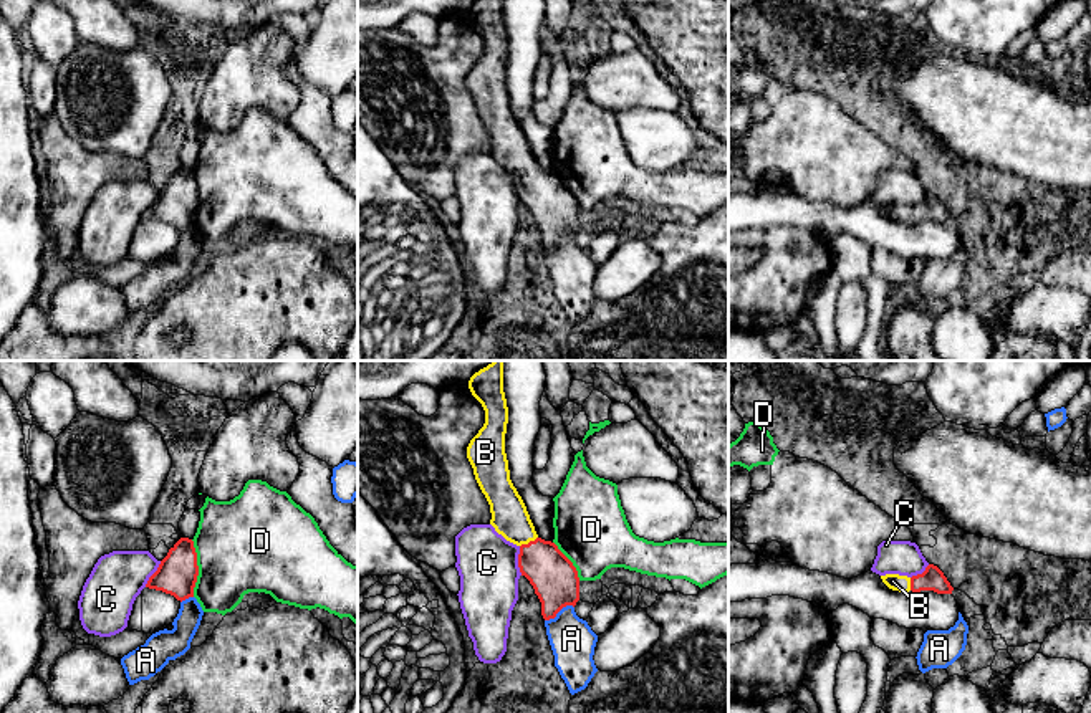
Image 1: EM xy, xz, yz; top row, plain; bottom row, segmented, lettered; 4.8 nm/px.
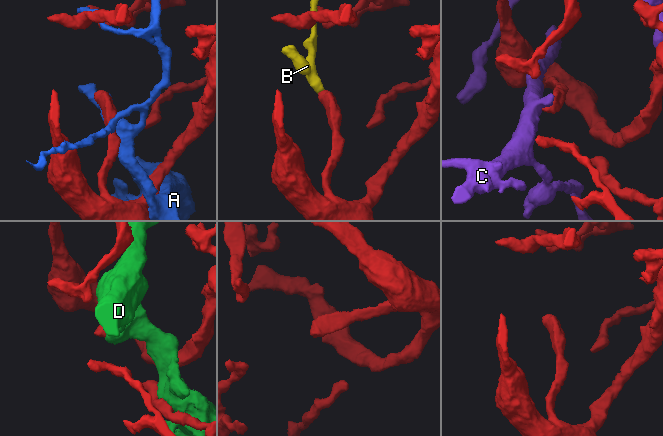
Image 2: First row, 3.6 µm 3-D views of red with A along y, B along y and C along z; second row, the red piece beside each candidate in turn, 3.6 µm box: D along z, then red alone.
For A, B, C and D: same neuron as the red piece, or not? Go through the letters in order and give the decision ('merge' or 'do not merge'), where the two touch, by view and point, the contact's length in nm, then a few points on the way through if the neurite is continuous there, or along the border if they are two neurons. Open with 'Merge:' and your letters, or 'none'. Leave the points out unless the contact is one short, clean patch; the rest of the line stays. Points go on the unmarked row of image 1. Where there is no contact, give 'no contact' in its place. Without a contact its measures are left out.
Merge: B
A: do not merge | xz (558, 240) | 160 nm
B: merge | xz (530, 171) | 100 nm | across xz (555, 209), (538, 189), (530, 171), (510, 148)
C: do not merge | xz (519, 191) | 140 nm
D: do not merge | xy (197, 197) | 280 nm

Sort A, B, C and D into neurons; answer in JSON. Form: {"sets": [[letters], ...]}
{"sets": [["A"], ["B"], ["C"], ["D"]]}

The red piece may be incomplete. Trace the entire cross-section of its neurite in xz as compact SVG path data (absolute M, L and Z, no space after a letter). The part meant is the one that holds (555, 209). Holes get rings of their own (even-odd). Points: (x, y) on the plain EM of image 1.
M503 0L475 2L469 10L469 18L485 40L485 53L470 69L467 88L490 134L490 154L520 177L520 202L533 215L541 232L543 248L555 248L563 237L574 237L579 230L579 207L558 175L536 164L526 136L510 109L505 83L508 36Z

